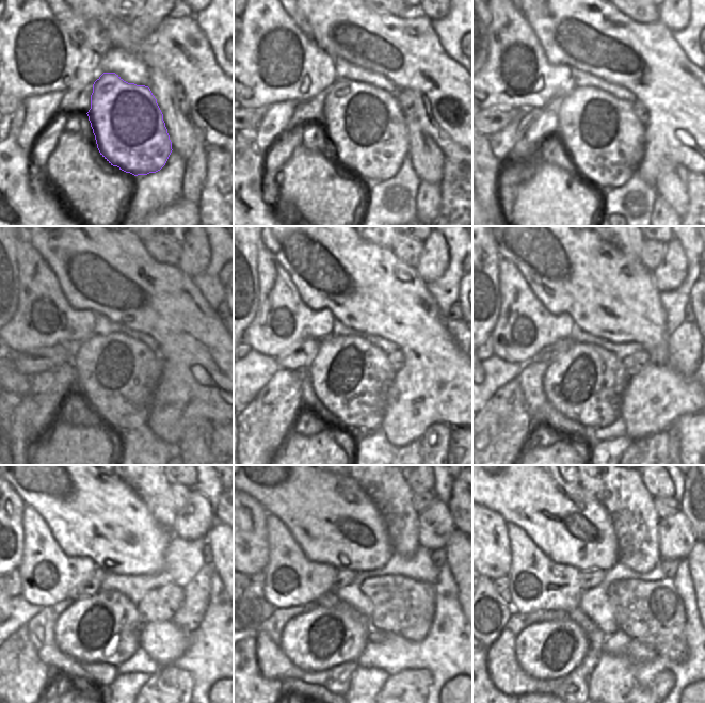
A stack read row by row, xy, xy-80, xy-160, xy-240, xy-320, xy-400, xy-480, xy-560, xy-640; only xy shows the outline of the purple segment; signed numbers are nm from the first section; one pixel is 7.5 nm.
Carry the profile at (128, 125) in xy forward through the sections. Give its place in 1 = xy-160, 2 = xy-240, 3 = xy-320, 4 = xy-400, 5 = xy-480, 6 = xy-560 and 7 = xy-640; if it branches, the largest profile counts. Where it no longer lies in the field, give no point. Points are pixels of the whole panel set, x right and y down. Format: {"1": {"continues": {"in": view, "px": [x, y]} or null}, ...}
{"1": {"continues": {"in": "xy-160", "px": [603, 137]}}, "2": {"continues": {"in": "xy-240", "px": [117, 374]}}, "3": {"continues": {"in": "xy-320", "px": [350, 377]}}, "4": {"continues": {"in": "xy-400", "px": [586, 383]}}, "5": {"continues": {"in": "xy-480", "px": [103, 628]}}, "6": {"continues": {"in": "xy-560", "px": [323, 638]}}, "7": {"continues": {"in": "xy-640", "px": [550, 650]}}}

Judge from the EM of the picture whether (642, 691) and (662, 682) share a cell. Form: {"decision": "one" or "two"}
{"decision": "one"}

